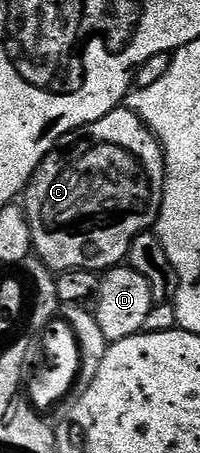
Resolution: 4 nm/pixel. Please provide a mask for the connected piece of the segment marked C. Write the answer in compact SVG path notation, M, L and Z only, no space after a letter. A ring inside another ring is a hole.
M121 106L106 114L98 122L87 124L85 128L77 128L75 132L68 133L51 152L45 156L44 161L37 166L35 174L29 182L26 195L22 200L22 207L28 214L30 230L32 231L32 246L35 255L39 256L53 273L59 274L85 268L97 274L109 268L125 263L130 246L136 236L149 231L160 218L160 208L166 202L166 150L160 144L160 137L153 132L149 125L133 109Z

